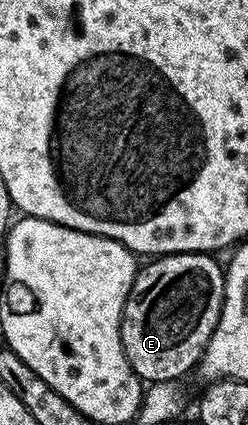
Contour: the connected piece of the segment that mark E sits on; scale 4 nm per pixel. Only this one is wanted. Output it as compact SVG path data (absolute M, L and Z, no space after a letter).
M170 253L157 256L141 268L132 280L132 290L120 316L120 338L130 367L141 382L179 381L200 364L200 356L214 335L214 327L224 306L224 274L215 256L207 253Z

